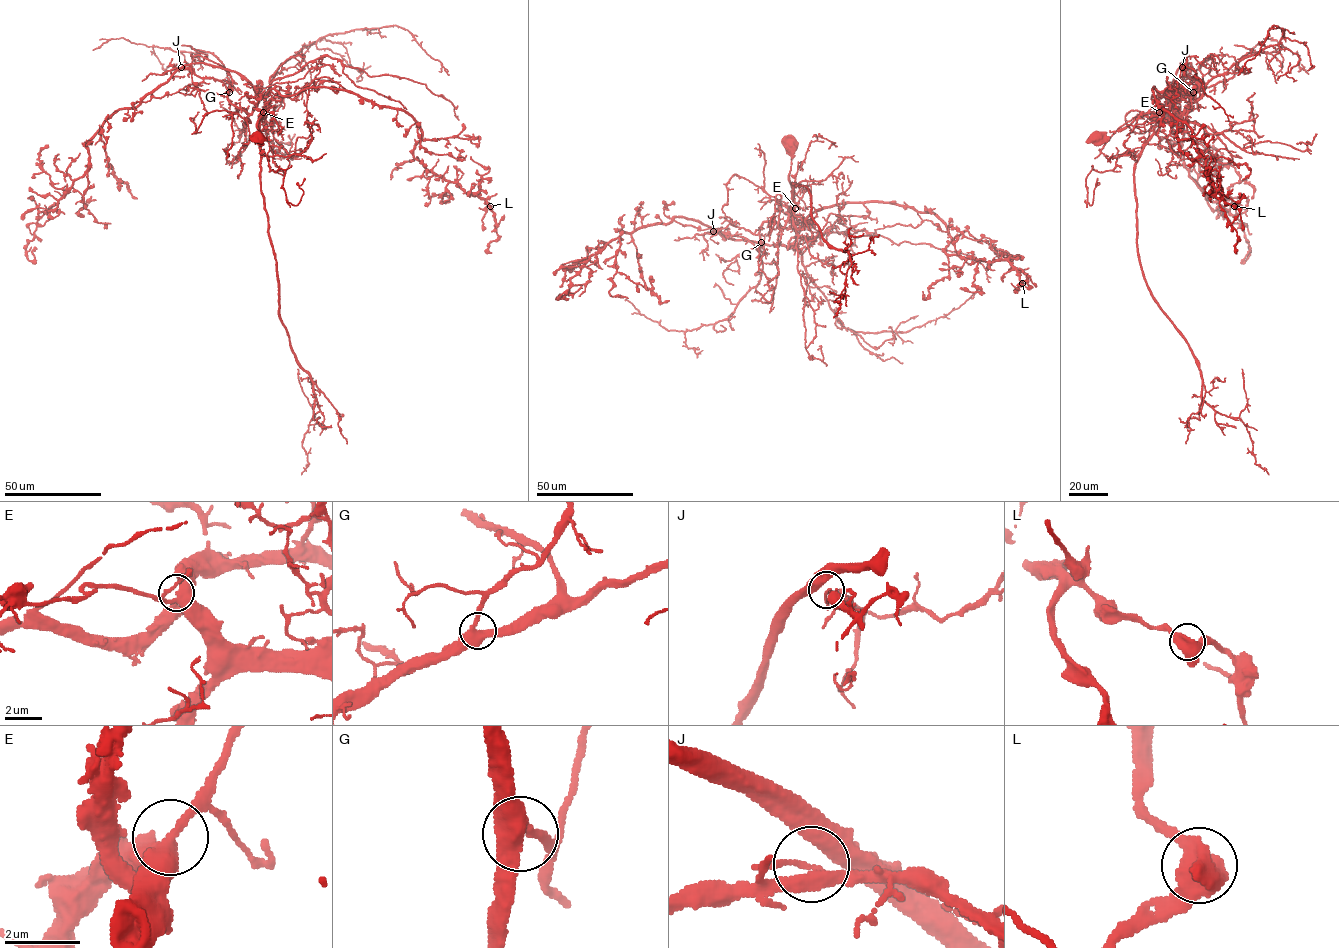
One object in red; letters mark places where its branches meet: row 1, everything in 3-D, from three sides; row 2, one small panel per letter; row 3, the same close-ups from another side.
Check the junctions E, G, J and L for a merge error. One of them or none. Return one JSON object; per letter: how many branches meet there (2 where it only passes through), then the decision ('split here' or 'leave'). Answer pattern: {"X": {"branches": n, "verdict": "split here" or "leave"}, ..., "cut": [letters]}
{"E": {"branches": 3, "verdict": "leave"}, "G": {"branches": 3, "verdict": "leave"}, "J": {"branches": 3, "verdict": "leave"}, "L": {"branches": 3, "verdict": "leave"}, "cut": []}

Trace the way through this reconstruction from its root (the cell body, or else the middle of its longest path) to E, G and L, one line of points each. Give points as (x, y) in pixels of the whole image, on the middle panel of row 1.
E: (791, 146), (789, 181), (794, 192), (792, 208), (795, 208)
G: (791, 146), (789, 181), (794, 192), (793, 209), (782, 228), (771, 221), (762, 223), (759, 233), (761, 242)
L: (791, 146), (790, 222), (844, 202), (906, 206), (945, 225), (953, 241), (947, 254), (1006, 259), (1022, 283)

